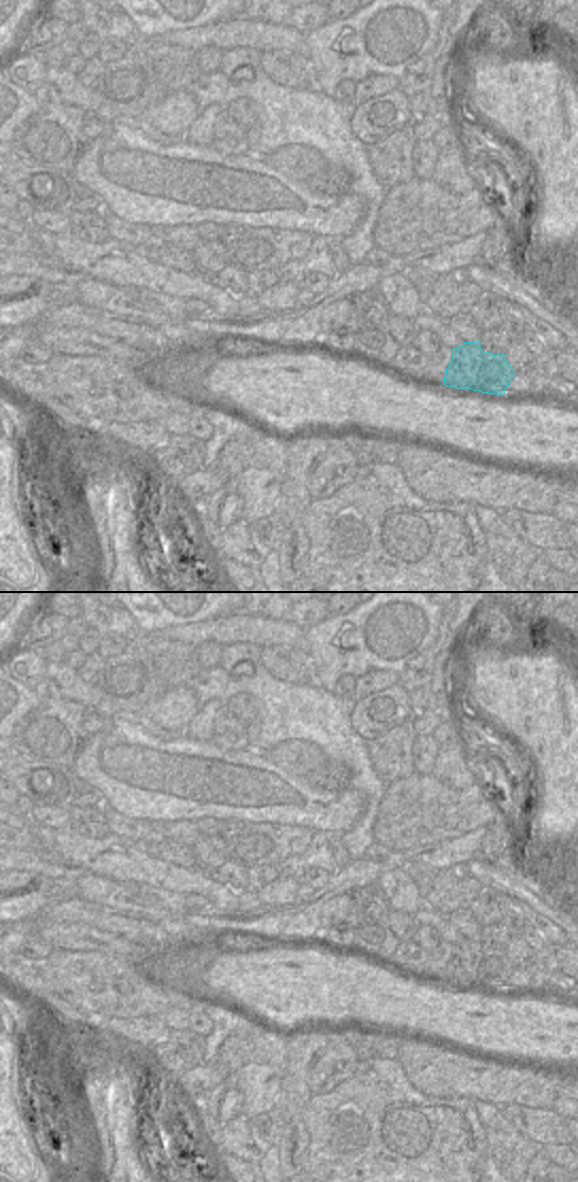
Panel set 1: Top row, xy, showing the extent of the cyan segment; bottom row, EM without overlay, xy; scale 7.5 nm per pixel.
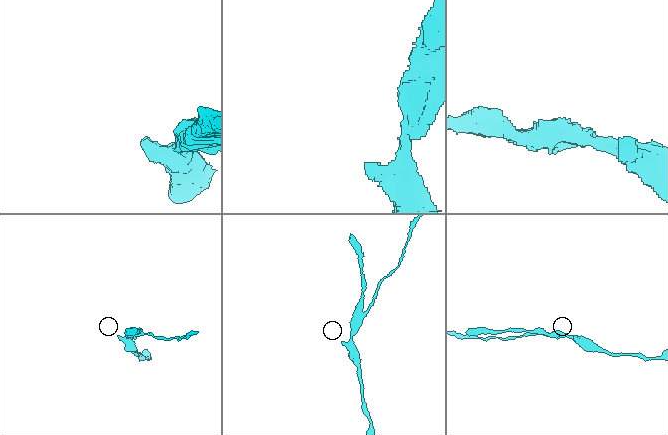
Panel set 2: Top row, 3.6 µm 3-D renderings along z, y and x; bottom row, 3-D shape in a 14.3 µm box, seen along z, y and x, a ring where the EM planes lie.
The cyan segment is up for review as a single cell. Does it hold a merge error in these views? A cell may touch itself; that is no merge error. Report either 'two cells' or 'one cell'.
two cells

